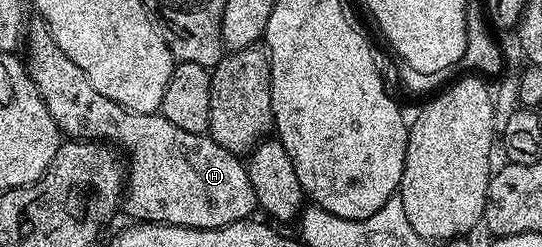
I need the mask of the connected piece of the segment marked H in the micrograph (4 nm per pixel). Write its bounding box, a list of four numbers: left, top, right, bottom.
[24,17,258,229]

